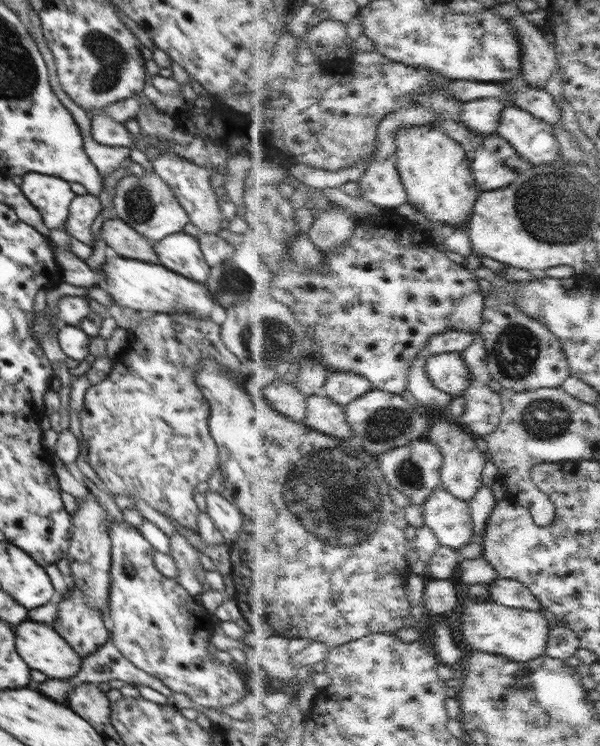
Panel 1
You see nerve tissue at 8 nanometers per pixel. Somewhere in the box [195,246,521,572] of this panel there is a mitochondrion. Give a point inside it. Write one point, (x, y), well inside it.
(344, 494)

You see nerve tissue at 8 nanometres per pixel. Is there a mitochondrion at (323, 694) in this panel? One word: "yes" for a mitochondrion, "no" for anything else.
no

